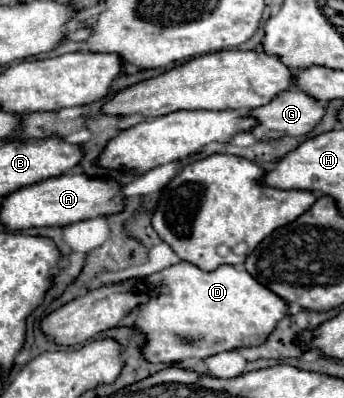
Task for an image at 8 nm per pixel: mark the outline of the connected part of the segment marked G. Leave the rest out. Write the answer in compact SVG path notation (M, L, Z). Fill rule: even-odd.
M284 90L276 94L266 106L250 110L256 126L250 134L256 138L280 138L280 136L302 136L308 134L322 118L324 106L300 90Z

